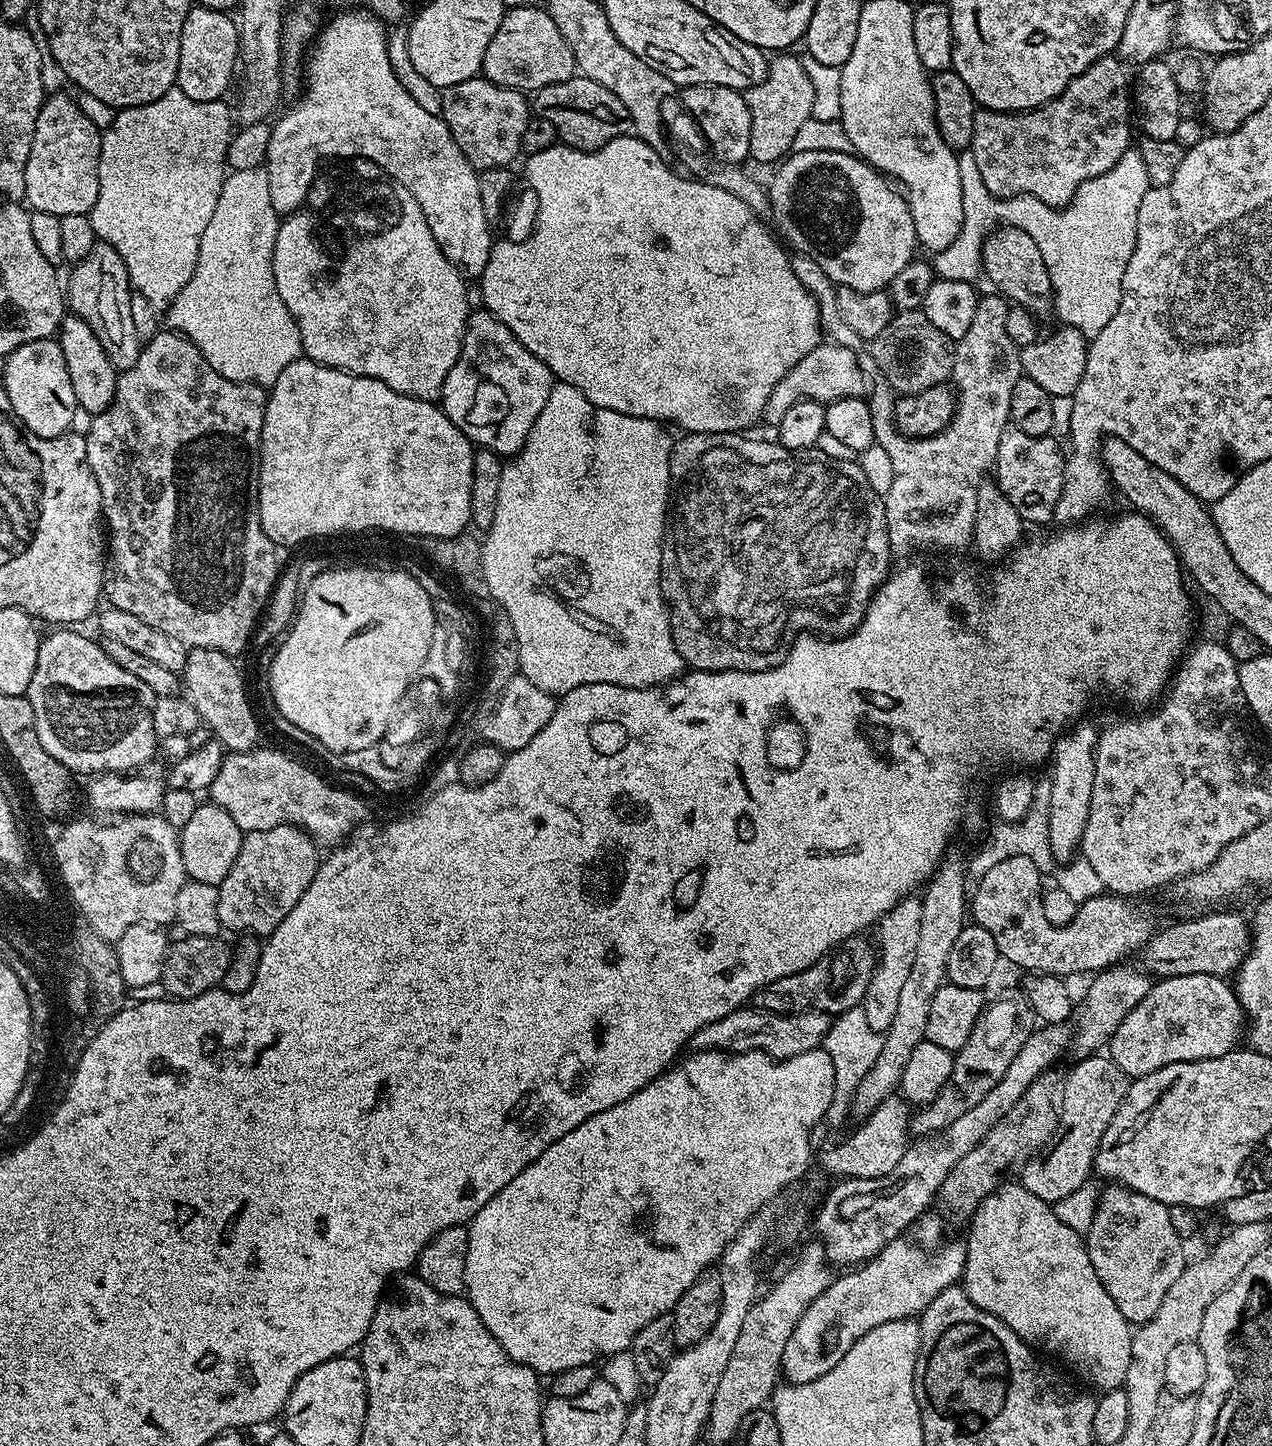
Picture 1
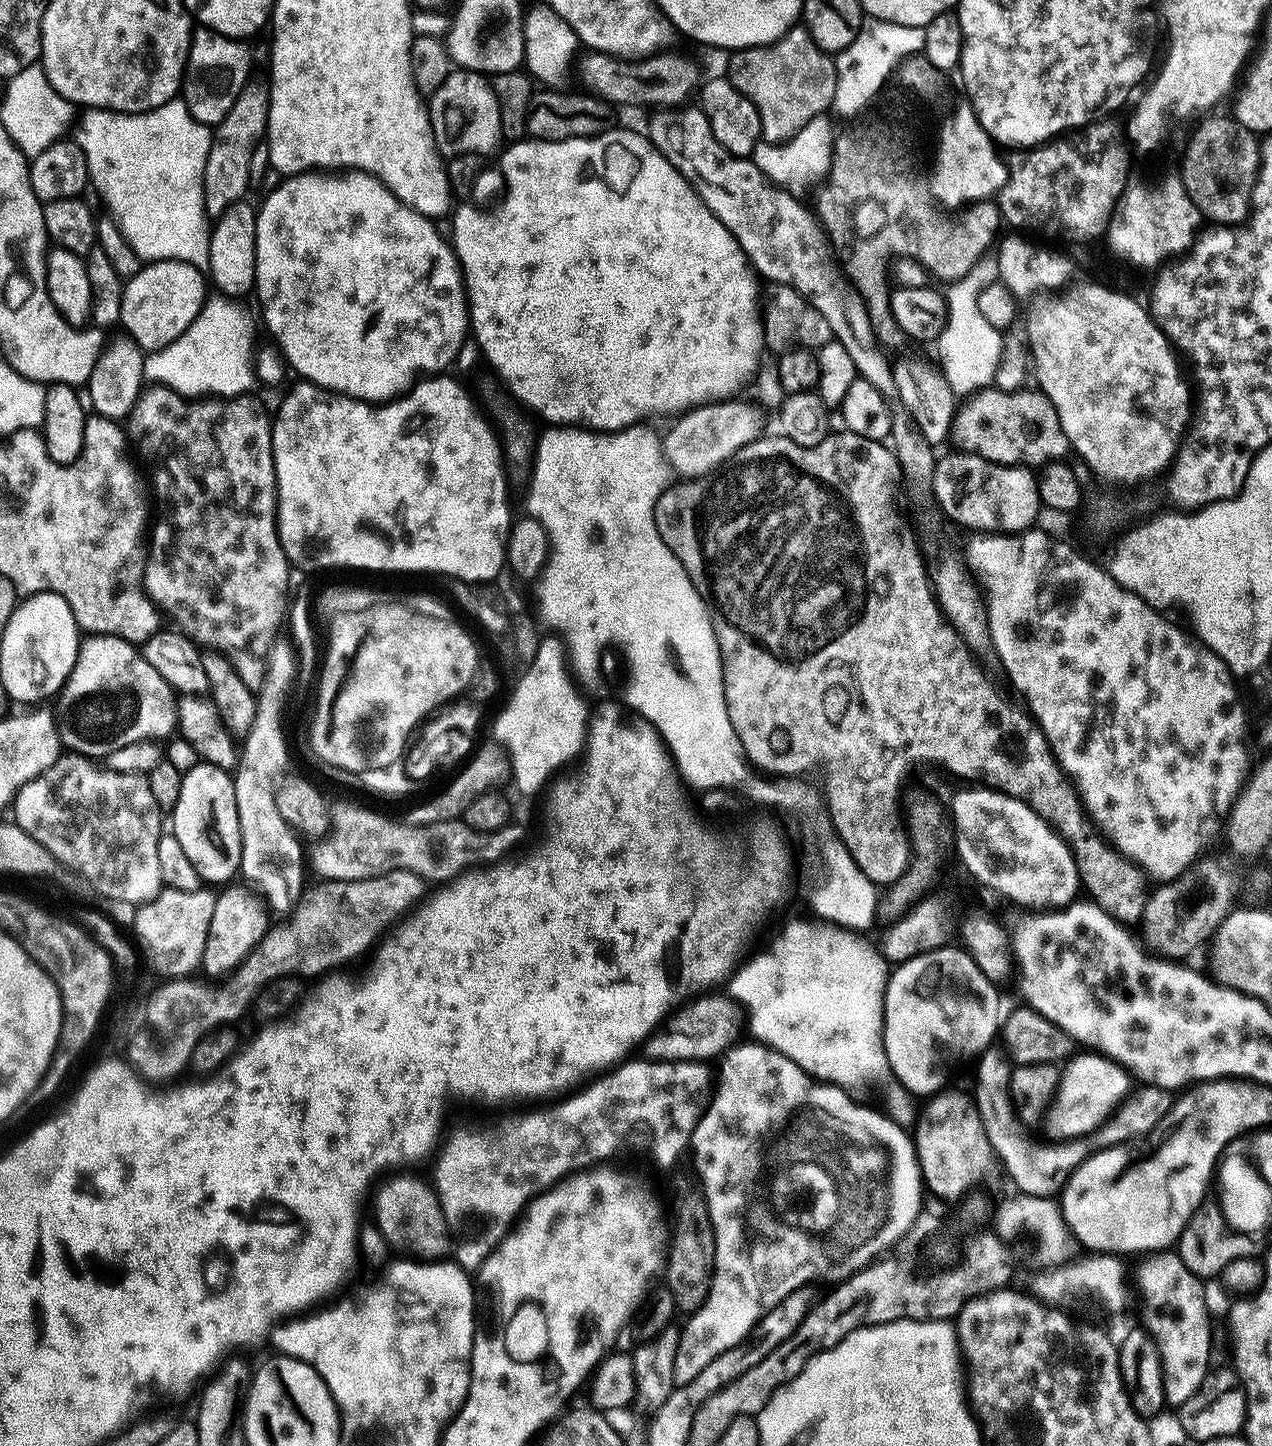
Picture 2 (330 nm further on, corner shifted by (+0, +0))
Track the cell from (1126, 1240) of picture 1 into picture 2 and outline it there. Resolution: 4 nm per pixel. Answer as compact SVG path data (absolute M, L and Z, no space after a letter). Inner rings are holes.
M1161 1250L1149 1255L1138 1272L1140 1288L1144 1294L1143 1327L1152 1335L1160 1350L1160 1361L1164 1370L1164 1403L1169 1409L1183 1409L1192 1396L1198 1394L1202 1382L1207 1378L1212 1360L1212 1330L1208 1326L1208 1304L1204 1301L1205 1281L1195 1276L1182 1262L1175 1251Z

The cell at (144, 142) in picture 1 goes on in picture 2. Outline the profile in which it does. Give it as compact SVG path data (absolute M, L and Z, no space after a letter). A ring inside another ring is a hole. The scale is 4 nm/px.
M177 98L158 106L149 112L107 112L104 108L90 108L83 113L84 132L92 132L92 144L96 144L96 160L100 160L100 180L104 180L105 203L111 210L111 217L116 225L122 230L122 234L141 261L151 262L155 260L181 260L192 263L194 267L204 270L208 268L208 243L210 235L209 223L206 224L206 213L204 210L204 171L206 170L206 158L210 154L210 146L214 139L214 132L207 124L199 124L190 114L186 102Z

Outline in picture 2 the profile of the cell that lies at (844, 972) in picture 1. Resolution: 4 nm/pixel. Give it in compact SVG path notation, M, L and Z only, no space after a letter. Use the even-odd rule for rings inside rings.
M700 994L681 1003L666 1022L643 1041L643 1055L649 1060L694 1060L708 1062L726 1052L741 1039L742 1009L727 995ZM689 1003L689 1004L688 1004ZM668 1022L668 1024L666 1024Z

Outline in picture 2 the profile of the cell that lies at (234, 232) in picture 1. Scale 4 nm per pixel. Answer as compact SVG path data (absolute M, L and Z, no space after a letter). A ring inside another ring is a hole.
M208 298L200 313L176 341L144 357L144 378L169 388L183 398L240 398L254 384L254 343L252 320L229 298Z

